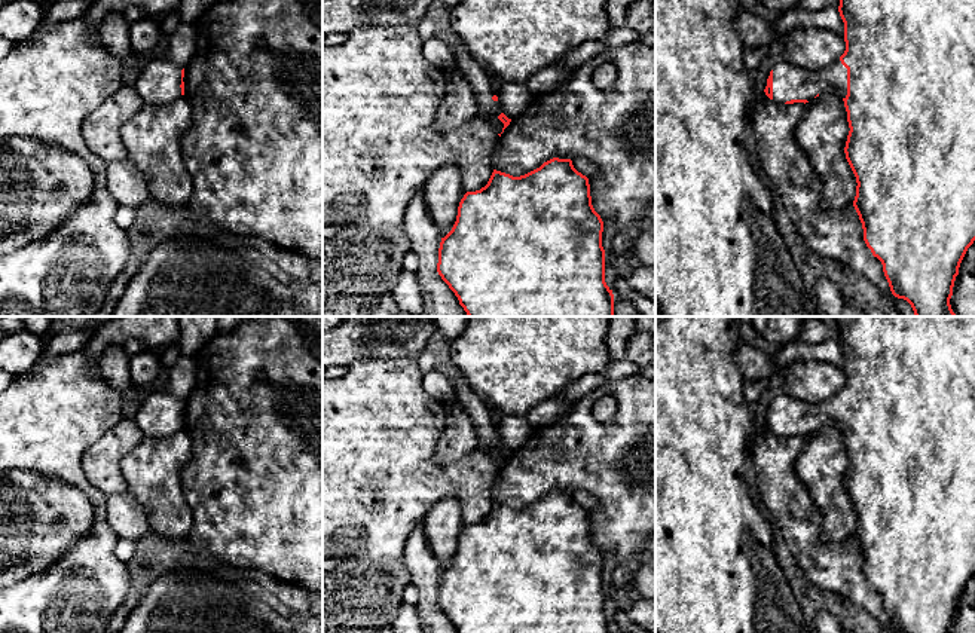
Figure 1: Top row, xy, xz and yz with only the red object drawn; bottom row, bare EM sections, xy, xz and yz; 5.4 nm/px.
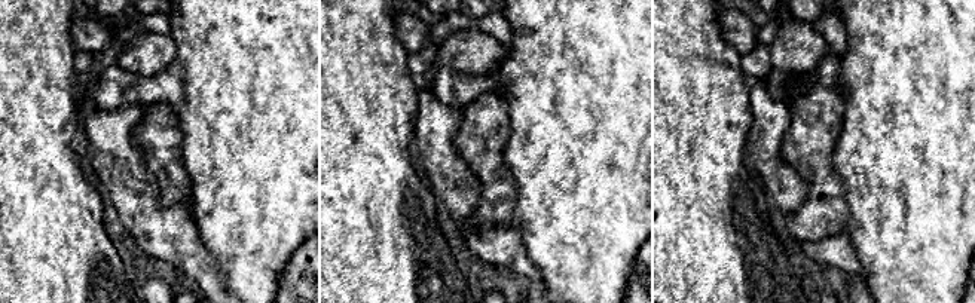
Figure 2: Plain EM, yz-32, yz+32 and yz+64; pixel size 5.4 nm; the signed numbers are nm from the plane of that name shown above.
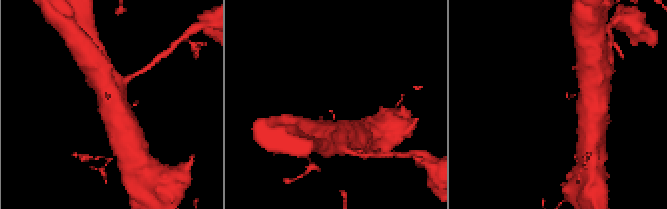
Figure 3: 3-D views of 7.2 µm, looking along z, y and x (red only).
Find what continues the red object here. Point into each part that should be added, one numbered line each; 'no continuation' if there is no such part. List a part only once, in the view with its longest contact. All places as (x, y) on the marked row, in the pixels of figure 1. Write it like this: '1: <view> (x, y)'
1: yz (789, 83)

